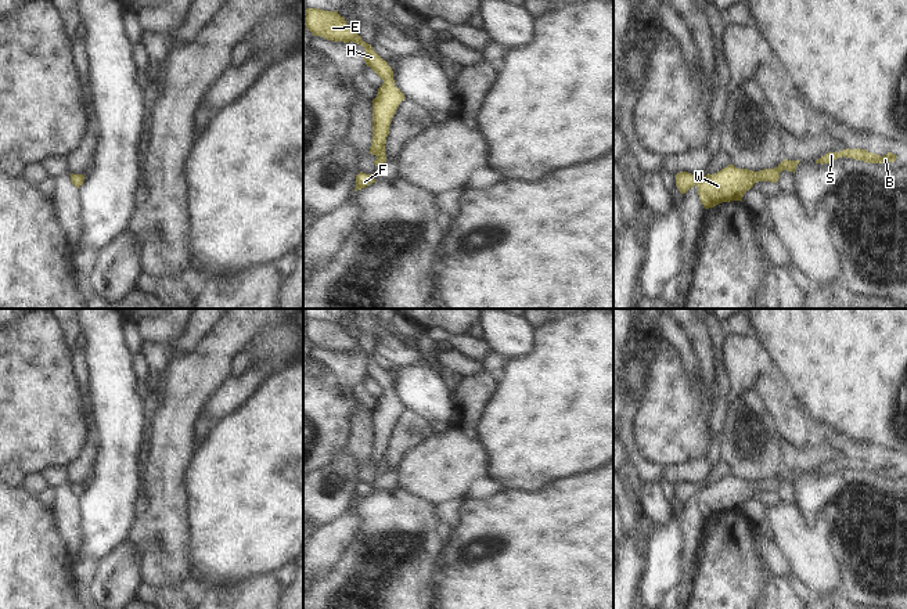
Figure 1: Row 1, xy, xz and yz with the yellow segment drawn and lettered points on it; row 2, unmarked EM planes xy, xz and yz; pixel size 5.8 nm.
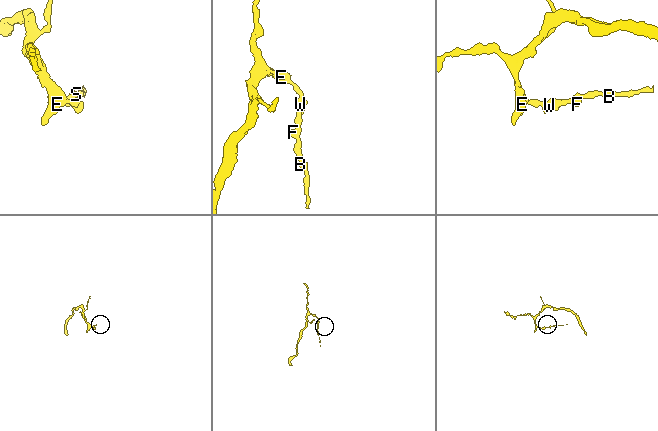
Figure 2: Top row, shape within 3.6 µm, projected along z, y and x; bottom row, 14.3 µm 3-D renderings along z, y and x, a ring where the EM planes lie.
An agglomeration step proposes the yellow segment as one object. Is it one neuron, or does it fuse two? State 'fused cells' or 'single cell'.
single cell

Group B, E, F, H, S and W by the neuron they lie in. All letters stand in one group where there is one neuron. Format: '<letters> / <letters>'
B E F H S W

